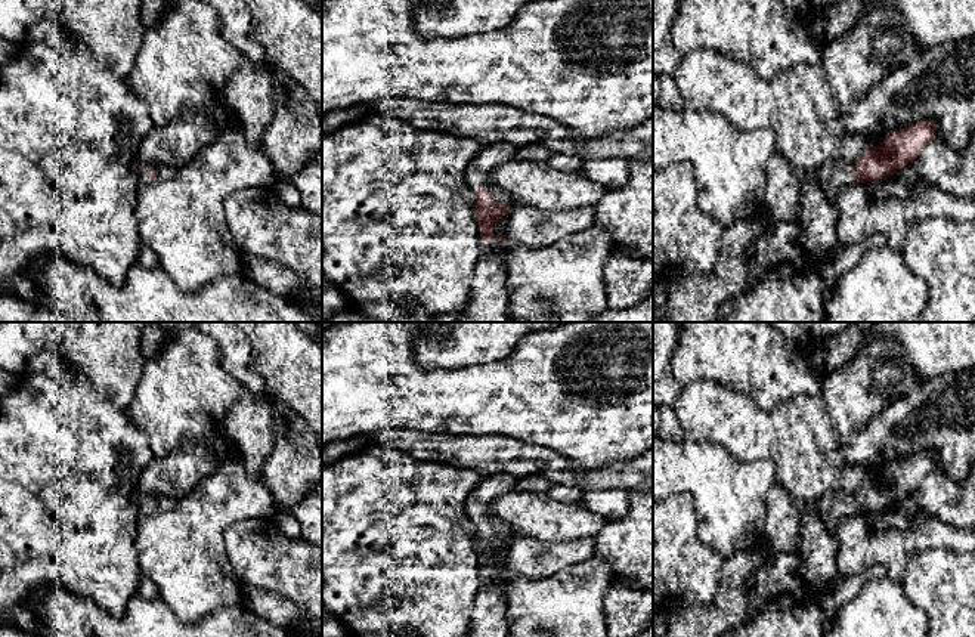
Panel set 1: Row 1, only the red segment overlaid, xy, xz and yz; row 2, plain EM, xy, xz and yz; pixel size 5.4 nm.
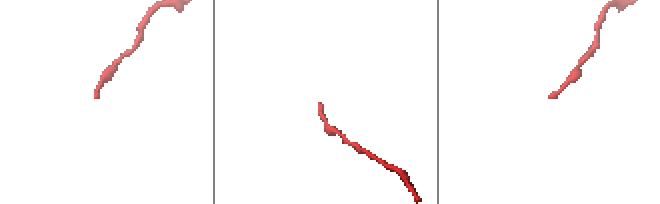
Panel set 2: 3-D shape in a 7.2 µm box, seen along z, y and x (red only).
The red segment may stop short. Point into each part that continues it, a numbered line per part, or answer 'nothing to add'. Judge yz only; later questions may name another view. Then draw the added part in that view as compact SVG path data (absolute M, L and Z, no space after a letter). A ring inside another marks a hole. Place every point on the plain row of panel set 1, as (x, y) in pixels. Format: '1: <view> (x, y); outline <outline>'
1: yz (830, 506); outline M829 491L817 498L817 511L829 532L836 532L838 520L852 510L852 498L841 491Z

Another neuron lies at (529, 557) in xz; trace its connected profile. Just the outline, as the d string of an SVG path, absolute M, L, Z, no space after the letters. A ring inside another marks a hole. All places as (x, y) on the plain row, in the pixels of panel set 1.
M516 536L508 544L504 575L544 579L557 575L570 565L578 565L594 557L594 554L594 539L550 544L526 536Z

